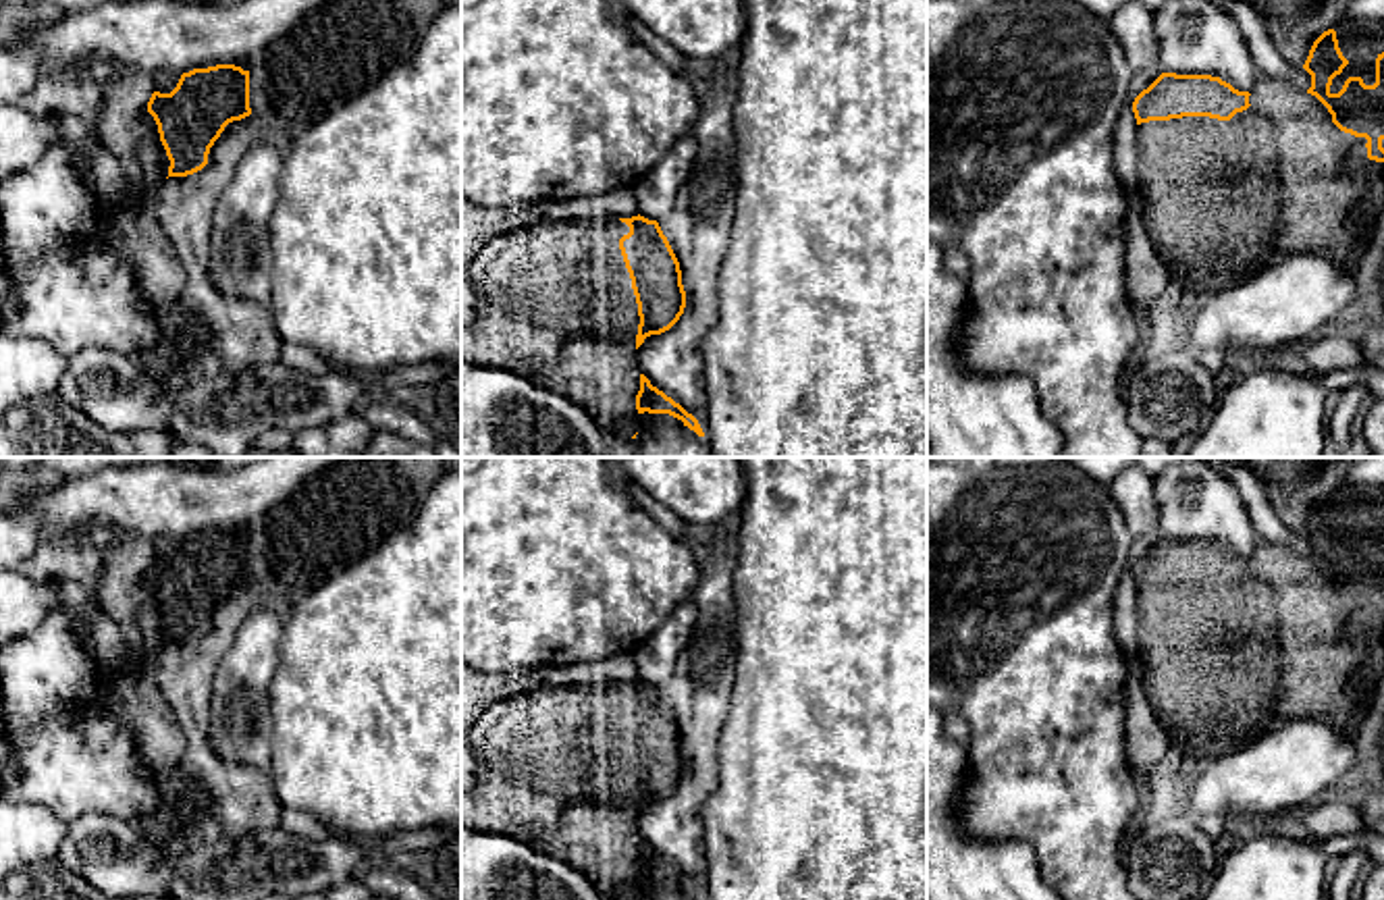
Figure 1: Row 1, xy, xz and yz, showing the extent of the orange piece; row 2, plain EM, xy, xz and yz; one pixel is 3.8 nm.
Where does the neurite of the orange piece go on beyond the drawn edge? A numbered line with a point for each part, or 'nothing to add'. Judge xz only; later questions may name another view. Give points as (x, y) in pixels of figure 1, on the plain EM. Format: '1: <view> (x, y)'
1: xz (555, 770)

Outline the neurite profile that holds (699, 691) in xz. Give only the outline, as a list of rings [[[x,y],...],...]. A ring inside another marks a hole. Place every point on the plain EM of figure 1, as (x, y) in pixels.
[[[738,515],[715,528],[709,557],[690,594],[696,609],[692,636],[673,673],[659,686],[682,736],[686,773],[661,800],[636,815],[642,840],[698,888],[704,879],[702,806],[719,784],[719,738],[729,713],[736,680]]]

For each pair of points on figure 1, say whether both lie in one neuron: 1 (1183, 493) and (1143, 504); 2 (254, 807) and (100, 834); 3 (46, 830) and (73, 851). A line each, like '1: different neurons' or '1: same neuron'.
1: different neurons
2: different neurons
3: different neurons

